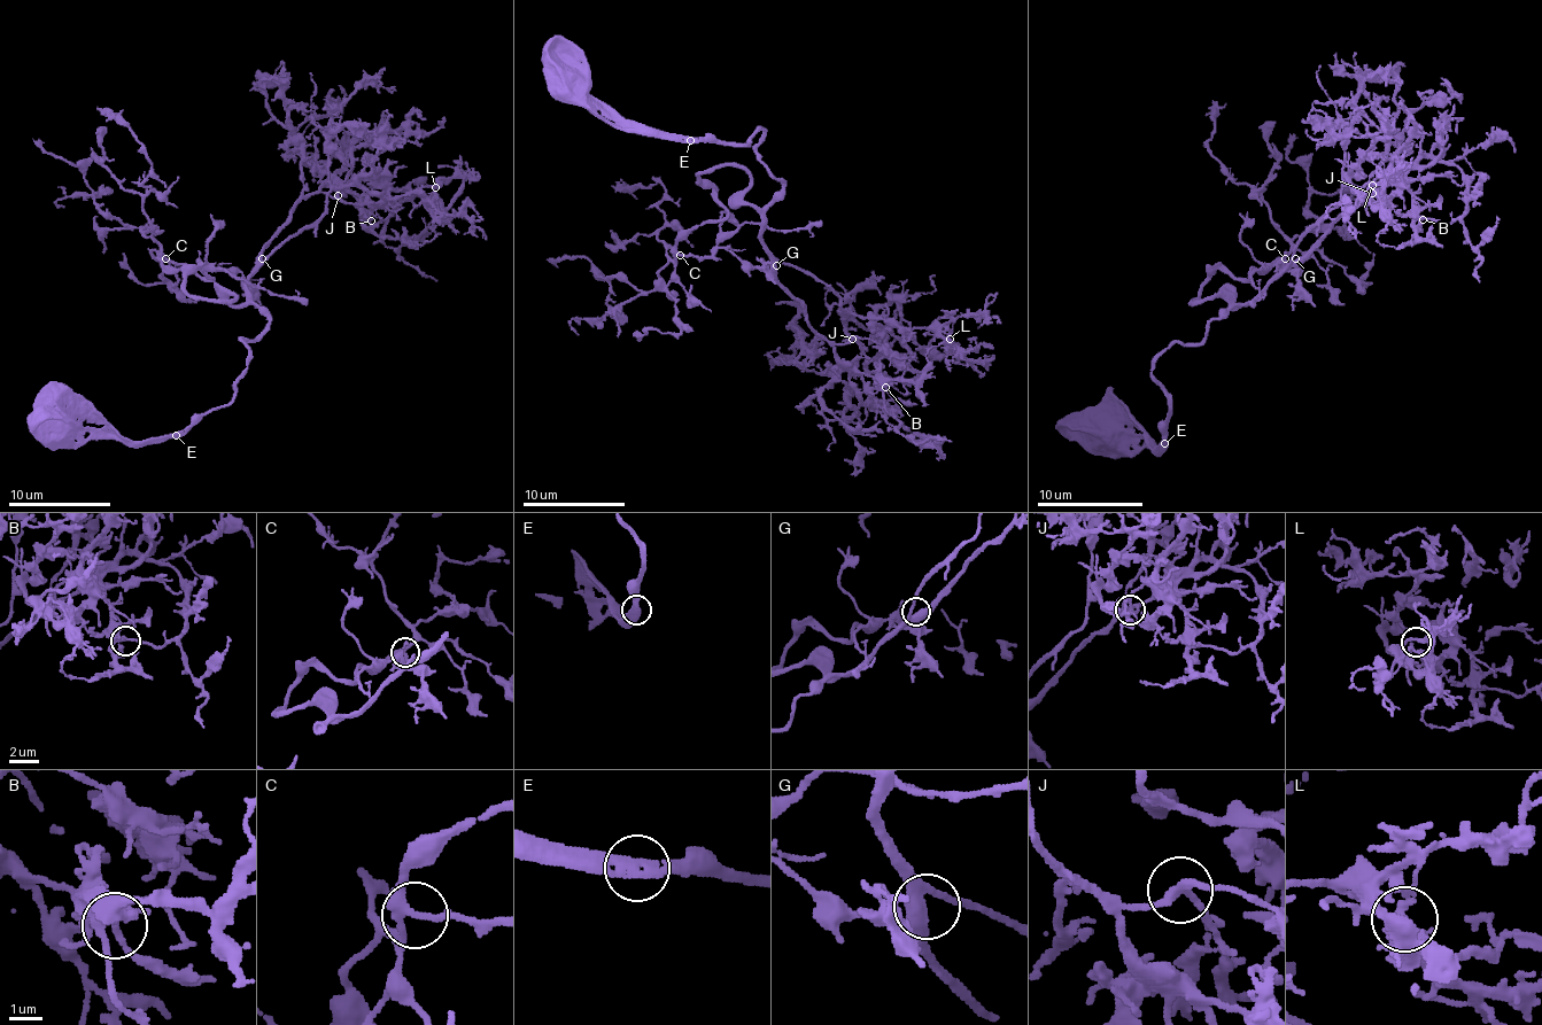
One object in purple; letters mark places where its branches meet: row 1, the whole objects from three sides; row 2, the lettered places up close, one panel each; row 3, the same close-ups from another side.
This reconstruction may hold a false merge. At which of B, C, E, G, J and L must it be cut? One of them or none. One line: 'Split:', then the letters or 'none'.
Split: none

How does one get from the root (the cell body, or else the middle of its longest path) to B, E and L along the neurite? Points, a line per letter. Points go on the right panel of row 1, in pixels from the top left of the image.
B: (1105, 432), (1113, 444), (1155, 450), (1168, 391), (1152, 363), (1250, 304), (1364, 195), (1402, 185), (1423, 219)
E: (1105, 432), (1113, 444), (1152, 444), (1155, 450), (1165, 442)
L: (1105, 432), (1113, 444), (1155, 450), (1168, 391), (1152, 363), (1248, 304), (1348, 181), (1362, 195), (1372, 185)

